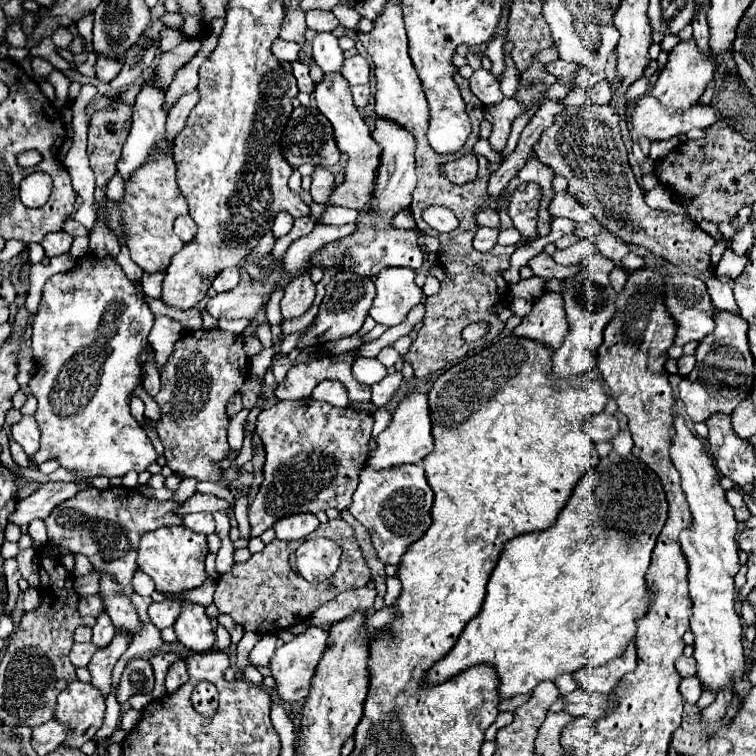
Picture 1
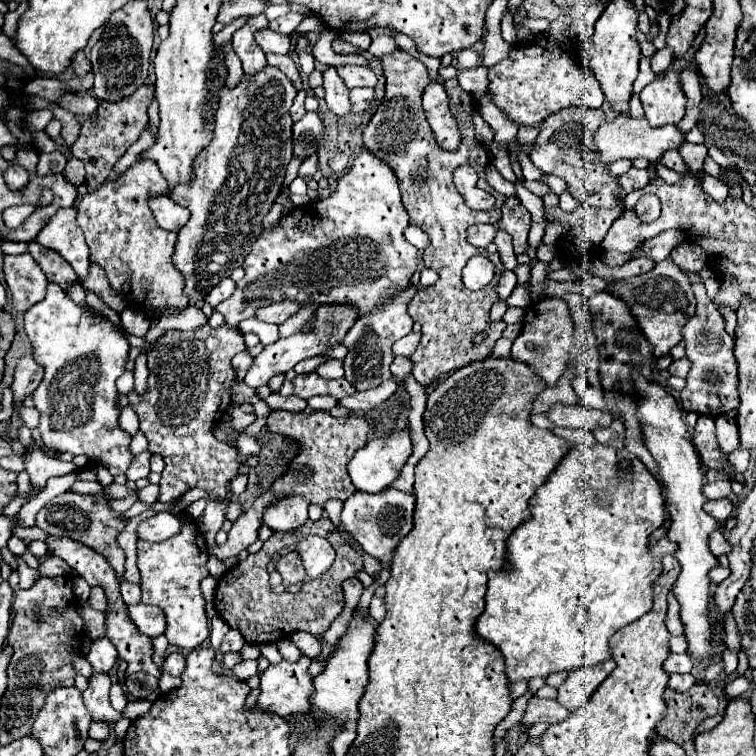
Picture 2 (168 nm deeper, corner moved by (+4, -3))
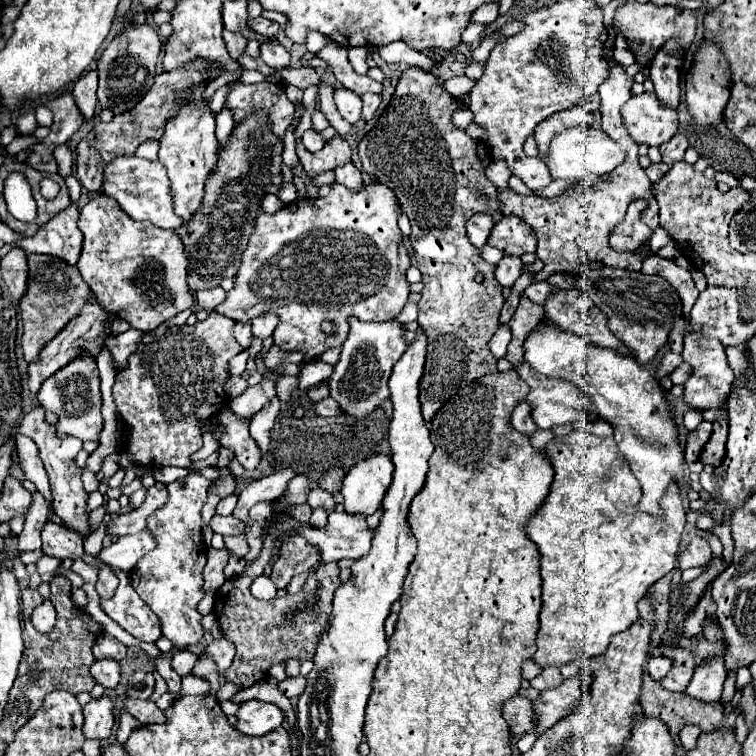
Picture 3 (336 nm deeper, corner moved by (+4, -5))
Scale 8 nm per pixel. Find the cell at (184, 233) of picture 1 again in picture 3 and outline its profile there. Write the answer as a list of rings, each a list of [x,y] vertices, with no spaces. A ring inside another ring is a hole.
[[[118,156],[104,168],[104,186],[102,194],[116,200],[118,206],[132,218],[132,220],[148,220],[158,228],[176,230],[184,222],[174,214],[172,206],[172,190],[166,176],[164,166],[158,160],[144,160],[138,156]]]

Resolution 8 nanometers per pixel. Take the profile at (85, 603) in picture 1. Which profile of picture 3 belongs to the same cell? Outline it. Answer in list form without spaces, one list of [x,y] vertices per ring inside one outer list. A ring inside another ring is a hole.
[[[100,568],[98,572],[98,582],[96,582],[96,592],[100,594],[100,598],[112,598],[112,594],[116,592],[118,586],[118,578],[114,574],[112,568]]]

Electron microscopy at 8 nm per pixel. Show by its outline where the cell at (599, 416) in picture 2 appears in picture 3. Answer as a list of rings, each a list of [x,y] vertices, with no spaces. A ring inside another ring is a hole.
[[[526,362],[520,364],[516,368],[518,376],[530,386],[530,392],[526,394],[526,402],[532,406],[532,420],[538,424],[540,430],[544,428],[552,428],[556,424],[574,424],[586,416],[586,398],[580,390],[576,390],[576,386],[564,382],[564,380],[556,380],[556,378],[540,378],[540,374],[536,374]]]

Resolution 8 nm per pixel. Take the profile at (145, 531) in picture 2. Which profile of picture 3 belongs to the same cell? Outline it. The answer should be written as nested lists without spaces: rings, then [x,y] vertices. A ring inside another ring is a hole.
[[[142,530],[138,534],[132,536],[120,536],[116,542],[112,542],[108,548],[100,550],[100,554],[96,556],[100,562],[120,568],[124,572],[130,572],[136,562],[148,554],[152,548],[156,546],[154,536],[148,530]]]

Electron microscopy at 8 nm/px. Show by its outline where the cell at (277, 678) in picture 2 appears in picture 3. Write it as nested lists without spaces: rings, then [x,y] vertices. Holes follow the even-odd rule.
[[[248,700],[240,704],[236,718],[238,722],[234,724],[234,728],[240,730],[242,734],[264,736],[282,724],[282,710],[274,704],[266,704],[260,700]]]

